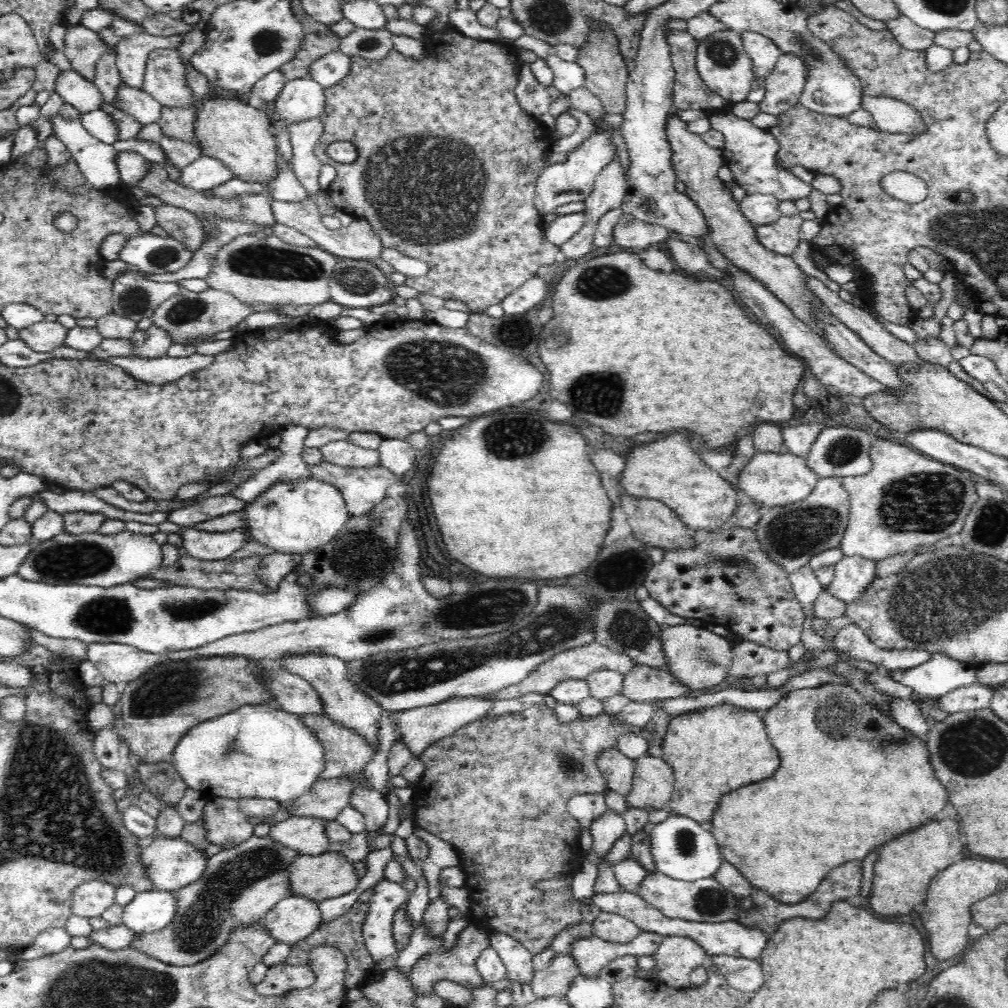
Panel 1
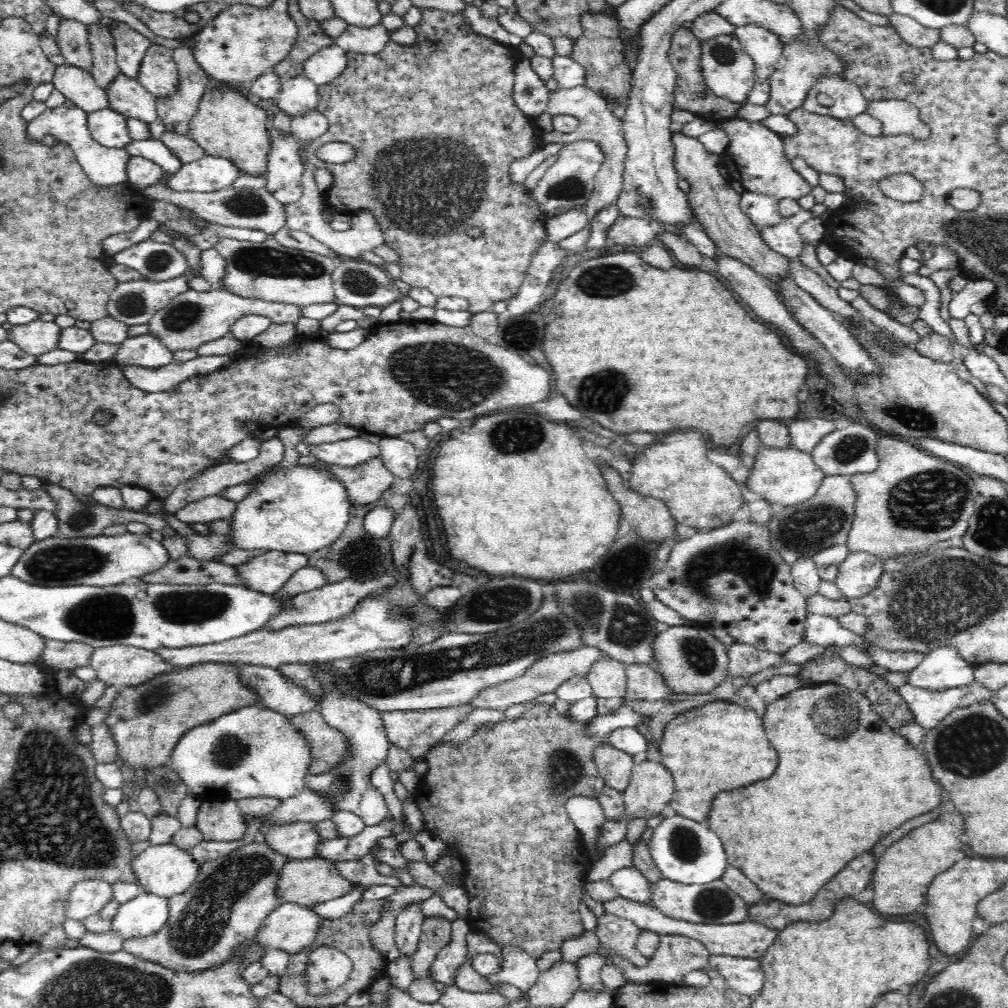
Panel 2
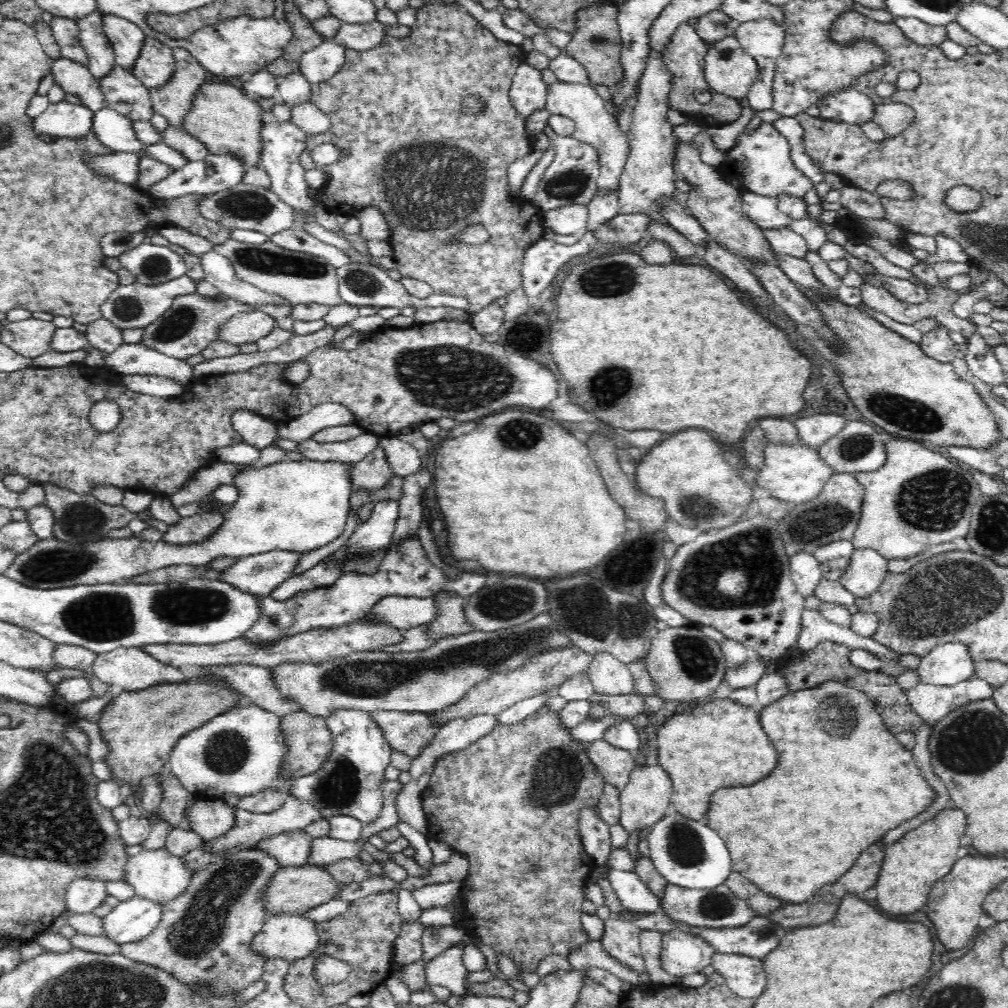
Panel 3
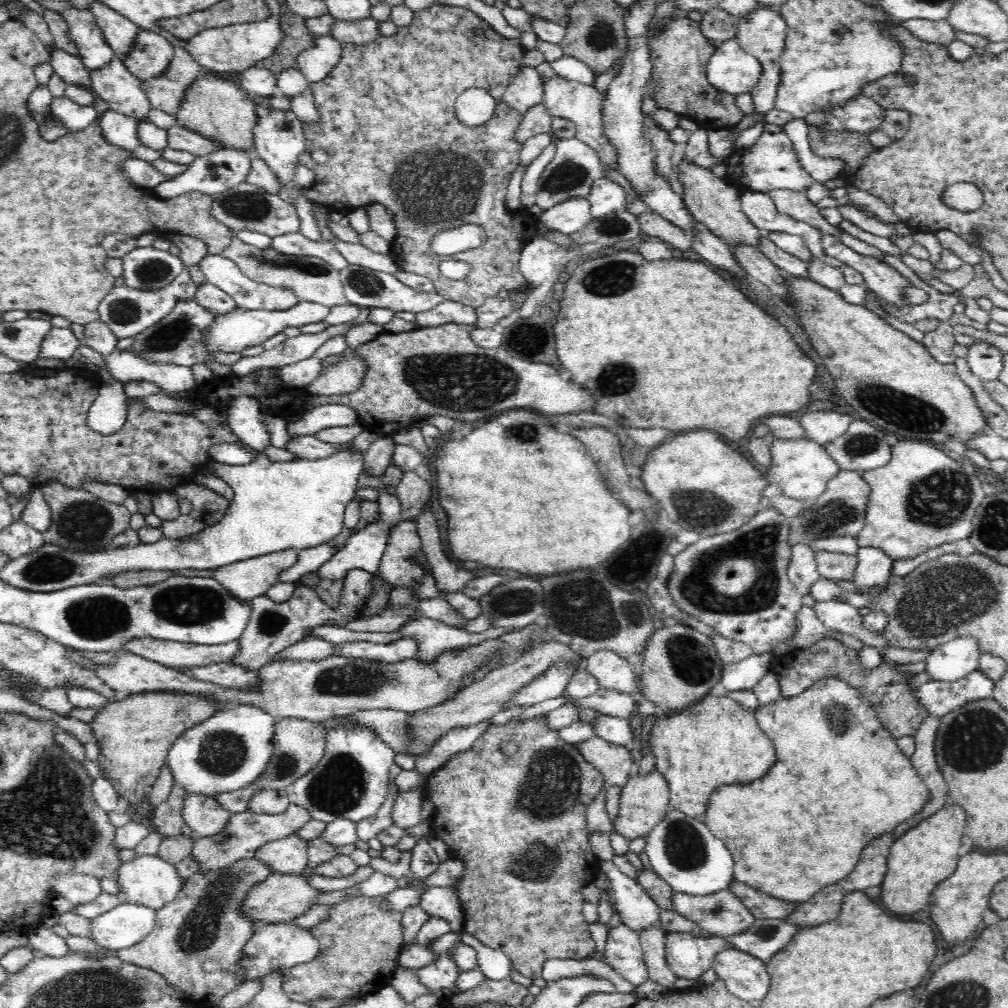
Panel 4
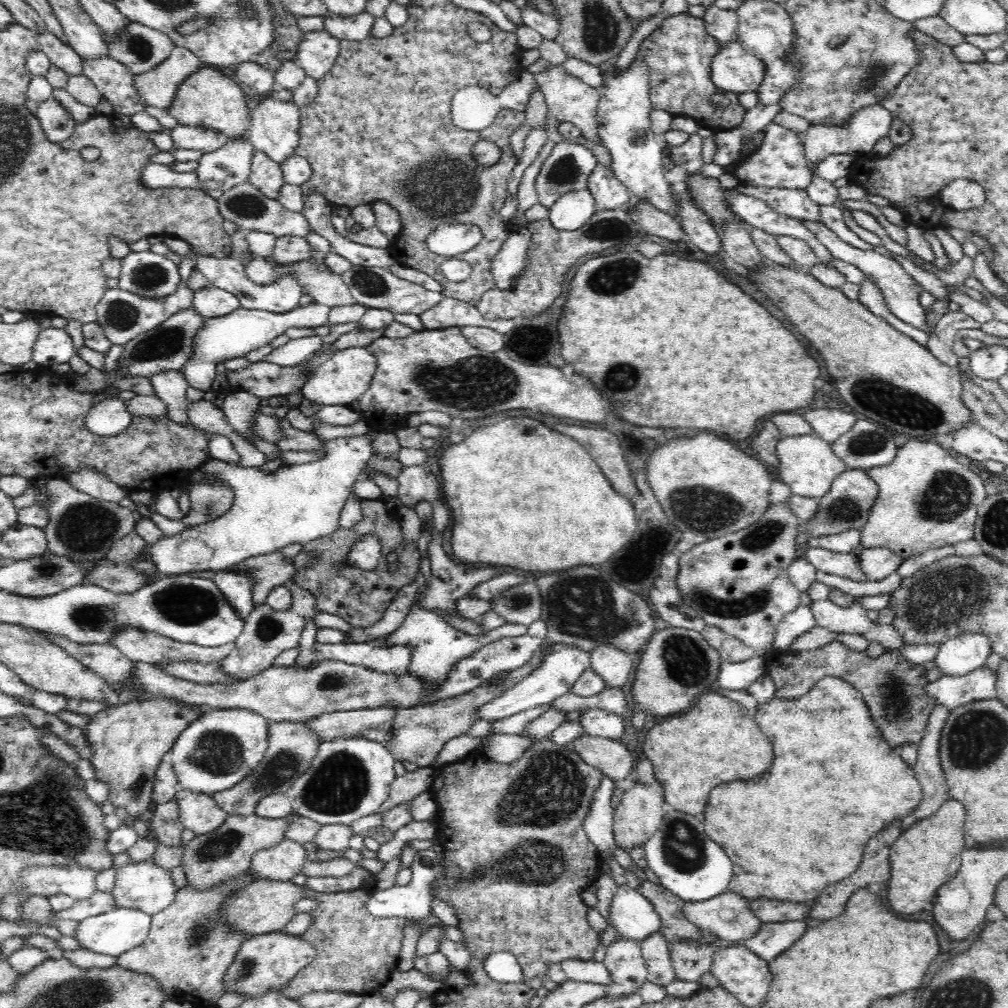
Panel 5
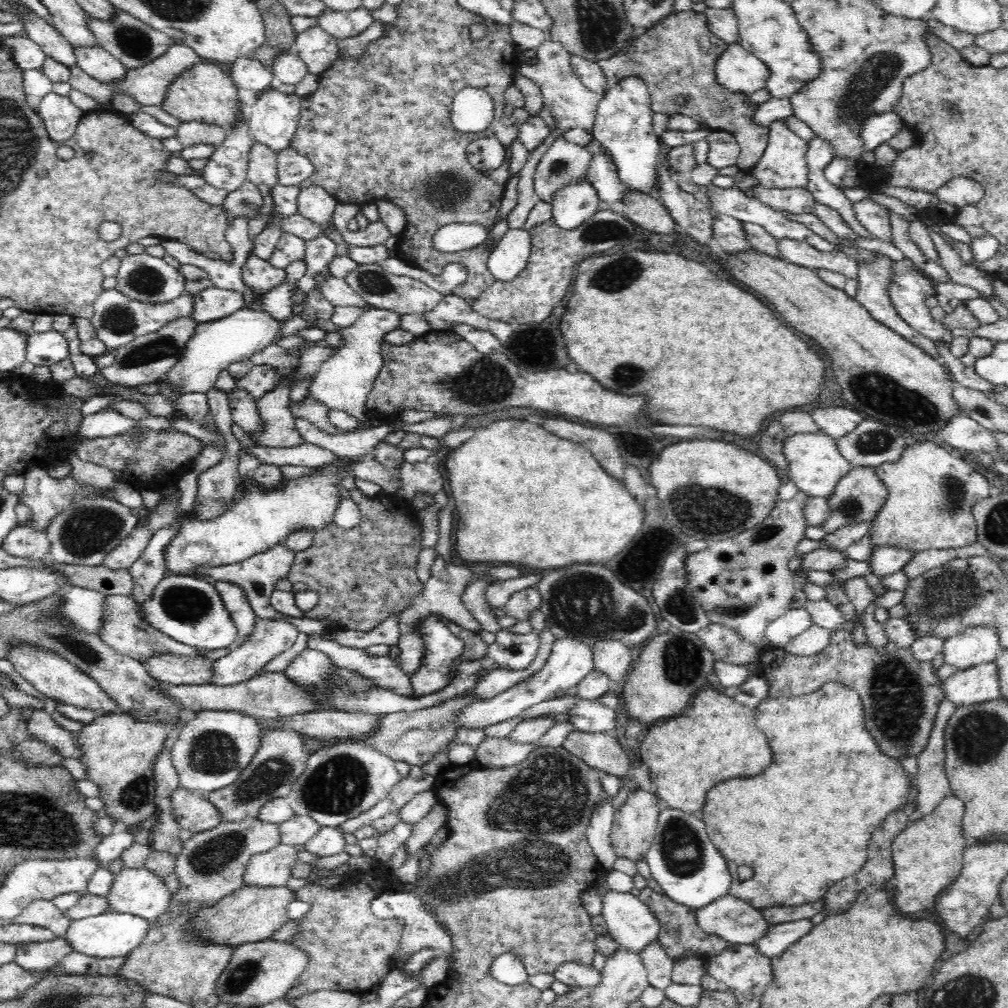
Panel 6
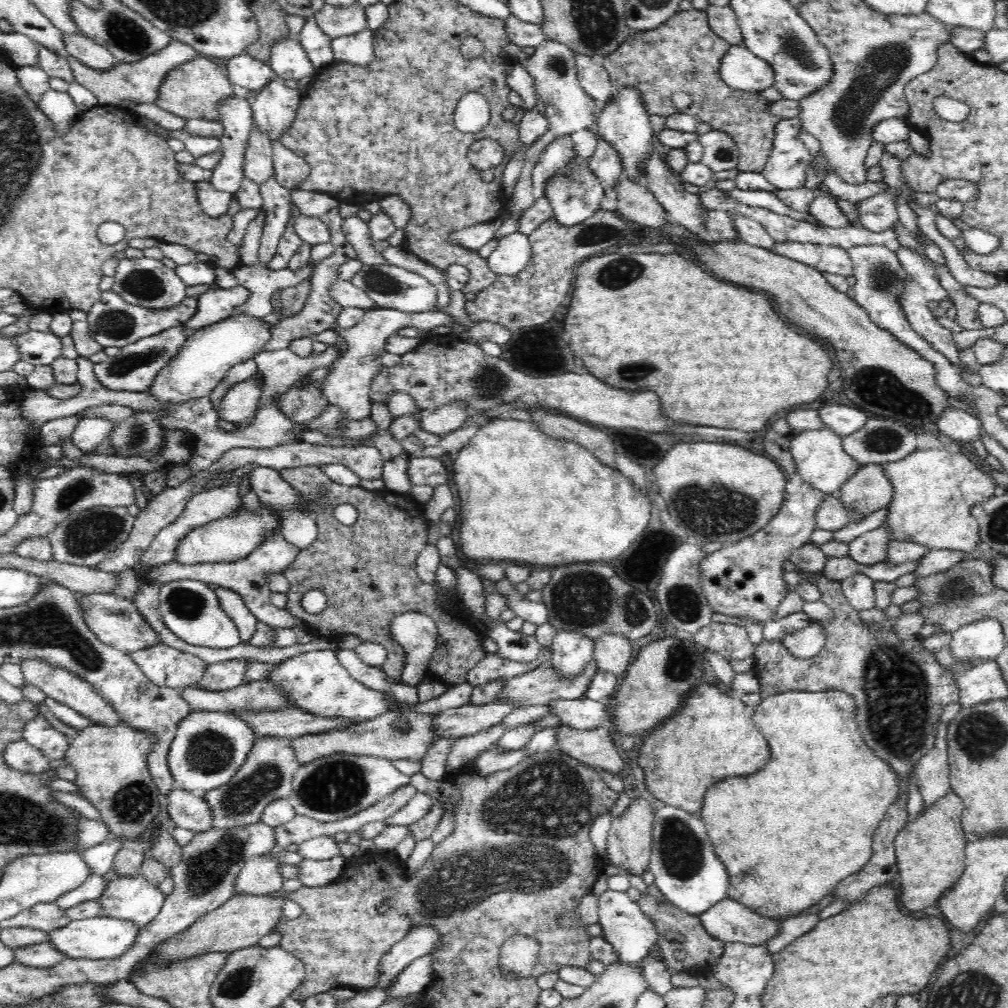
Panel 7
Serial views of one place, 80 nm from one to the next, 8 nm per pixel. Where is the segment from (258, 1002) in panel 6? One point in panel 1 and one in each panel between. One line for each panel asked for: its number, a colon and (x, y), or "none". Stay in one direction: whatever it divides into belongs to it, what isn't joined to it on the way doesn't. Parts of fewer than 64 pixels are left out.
1: (290, 921)
2: (290, 927)
3: (290, 936)
4: (279, 946)
5: (266, 961)

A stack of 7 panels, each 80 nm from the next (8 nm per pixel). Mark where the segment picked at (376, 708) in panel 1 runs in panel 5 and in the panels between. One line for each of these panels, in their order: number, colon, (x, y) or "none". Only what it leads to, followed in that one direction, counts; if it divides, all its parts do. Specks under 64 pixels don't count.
2: (348, 787)
3: (349, 783)
4: (350, 781)
5: (350, 778)

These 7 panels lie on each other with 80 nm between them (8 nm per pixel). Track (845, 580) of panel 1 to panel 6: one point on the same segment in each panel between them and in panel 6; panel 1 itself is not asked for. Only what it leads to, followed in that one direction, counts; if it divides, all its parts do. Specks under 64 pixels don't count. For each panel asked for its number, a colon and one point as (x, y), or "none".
2: (859, 573)
3: (867, 569)
4: (874, 566)
5: (877, 563)
6: (884, 560)

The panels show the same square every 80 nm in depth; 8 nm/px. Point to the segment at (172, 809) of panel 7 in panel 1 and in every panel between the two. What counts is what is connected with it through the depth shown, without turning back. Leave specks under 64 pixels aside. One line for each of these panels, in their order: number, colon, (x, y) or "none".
1: (227, 826)
2: (220, 819)
3: (211, 818)
4: (203, 814)
5: (199, 812)
6: (193, 810)

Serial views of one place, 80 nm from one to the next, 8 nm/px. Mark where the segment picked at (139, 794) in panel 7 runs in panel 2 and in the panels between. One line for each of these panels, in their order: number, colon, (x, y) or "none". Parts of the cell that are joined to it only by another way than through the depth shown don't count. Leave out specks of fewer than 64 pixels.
2: (147, 720)
3: (142, 727)
4: (135, 734)
5: (128, 741)
6: (118, 751)

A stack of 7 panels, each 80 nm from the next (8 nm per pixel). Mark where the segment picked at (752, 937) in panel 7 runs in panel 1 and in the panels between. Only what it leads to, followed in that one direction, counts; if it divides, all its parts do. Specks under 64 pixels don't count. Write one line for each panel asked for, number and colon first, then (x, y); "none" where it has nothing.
1: (706, 900)
2: (713, 902)
3: (719, 908)
4: (722, 913)
5: (728, 916)
6: (734, 920)

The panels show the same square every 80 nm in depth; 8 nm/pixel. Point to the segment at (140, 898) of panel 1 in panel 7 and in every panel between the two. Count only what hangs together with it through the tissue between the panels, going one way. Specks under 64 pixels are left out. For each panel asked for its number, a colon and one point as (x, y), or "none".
2: (144, 915)
3: (132, 920)
4: (127, 924)
5: (115, 932)
6: (111, 934)
7: (99, 937)

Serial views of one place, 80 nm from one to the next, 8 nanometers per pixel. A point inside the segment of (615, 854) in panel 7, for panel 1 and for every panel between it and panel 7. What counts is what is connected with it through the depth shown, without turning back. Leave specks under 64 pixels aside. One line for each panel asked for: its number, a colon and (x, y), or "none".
1: (654, 780)
2: (651, 788)
3: (644, 799)
4: (644, 803)
5: (640, 813)
6: (635, 824)

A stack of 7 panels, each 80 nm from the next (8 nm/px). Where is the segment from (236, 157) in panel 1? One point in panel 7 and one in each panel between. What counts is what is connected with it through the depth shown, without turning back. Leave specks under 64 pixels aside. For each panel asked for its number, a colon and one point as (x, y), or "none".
2: (226, 125)
3: (223, 117)
4: (216, 108)
5: (208, 98)
6: (204, 93)
7: (194, 89)

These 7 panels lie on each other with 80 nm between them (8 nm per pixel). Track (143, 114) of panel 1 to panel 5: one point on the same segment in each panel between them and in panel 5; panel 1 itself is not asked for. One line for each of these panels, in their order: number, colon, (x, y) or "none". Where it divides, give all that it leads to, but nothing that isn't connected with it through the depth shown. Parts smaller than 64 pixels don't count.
2: (127, 96)
3: (124, 92)
4: (115, 84)
5: (115, 81)

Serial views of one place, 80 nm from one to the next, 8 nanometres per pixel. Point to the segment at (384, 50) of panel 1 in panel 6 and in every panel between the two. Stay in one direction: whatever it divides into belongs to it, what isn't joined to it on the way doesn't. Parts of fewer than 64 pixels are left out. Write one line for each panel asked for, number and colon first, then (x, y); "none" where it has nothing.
2: (371, 40)
3: (360, 37)
4: (362, 31)
5: (359, 27)
6: (341, 25)

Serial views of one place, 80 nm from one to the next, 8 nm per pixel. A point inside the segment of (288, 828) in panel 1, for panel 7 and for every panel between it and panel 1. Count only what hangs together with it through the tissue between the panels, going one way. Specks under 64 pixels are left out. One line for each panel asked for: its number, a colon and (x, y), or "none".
2: (299, 840)
3: (293, 849)
4: (290, 855)
5: (283, 862)
6: (273, 868)
7: (261, 875)

